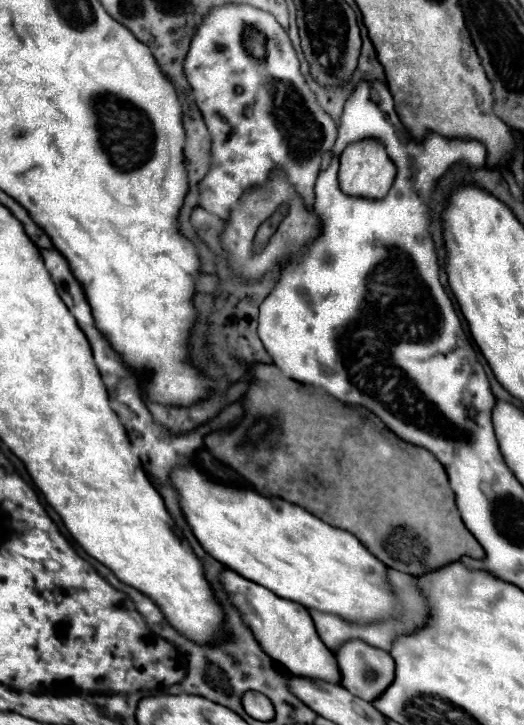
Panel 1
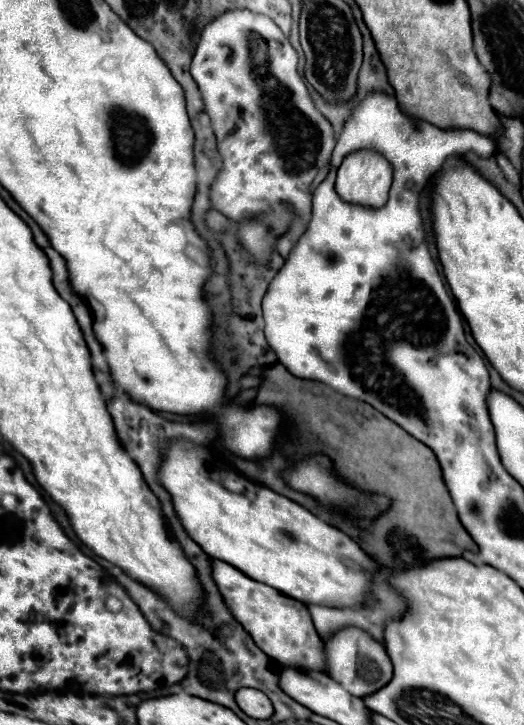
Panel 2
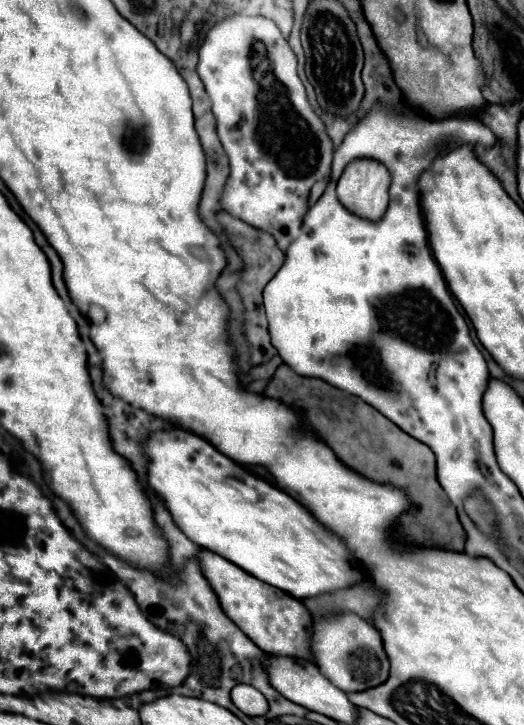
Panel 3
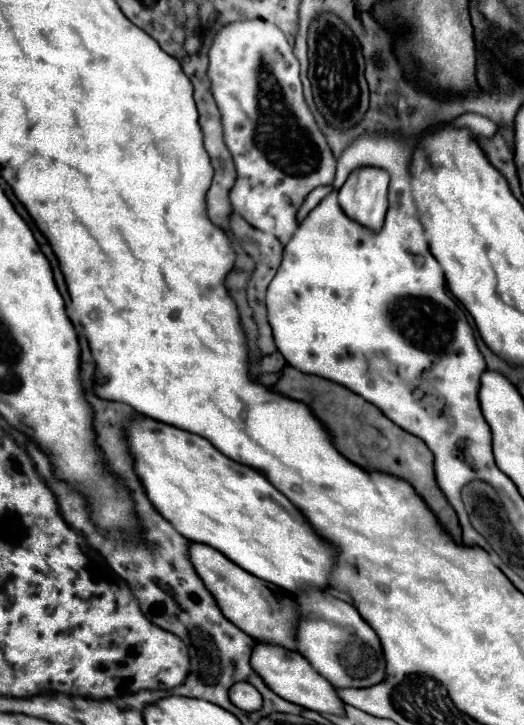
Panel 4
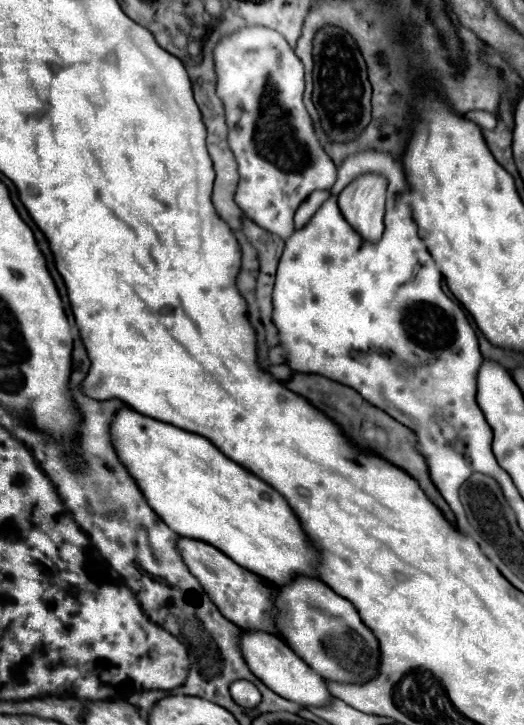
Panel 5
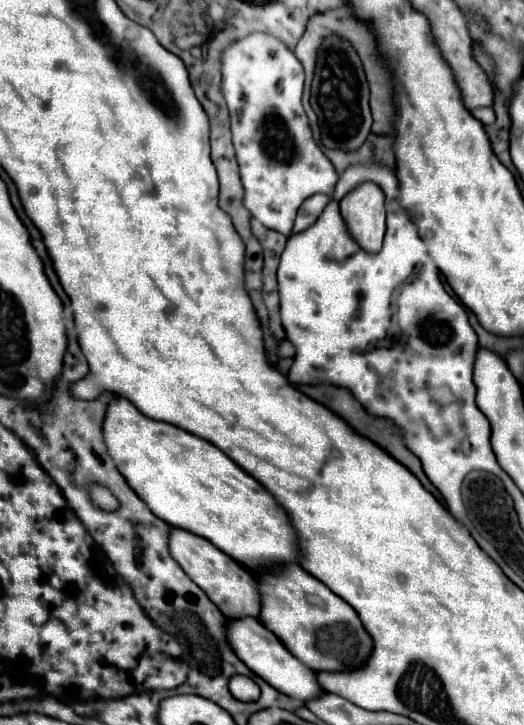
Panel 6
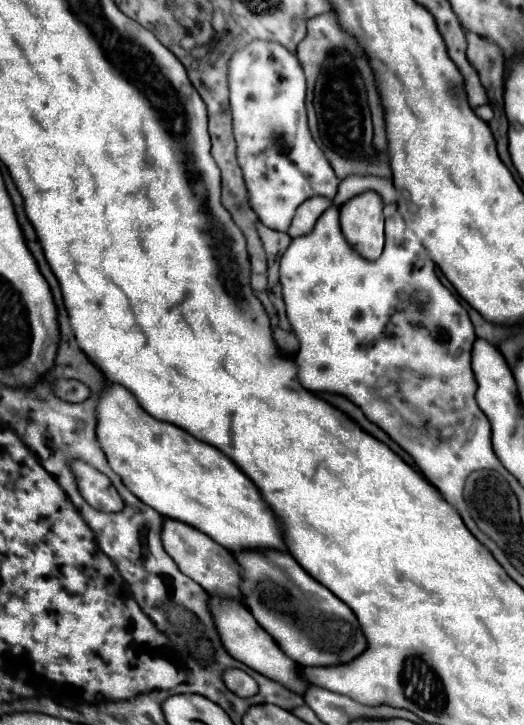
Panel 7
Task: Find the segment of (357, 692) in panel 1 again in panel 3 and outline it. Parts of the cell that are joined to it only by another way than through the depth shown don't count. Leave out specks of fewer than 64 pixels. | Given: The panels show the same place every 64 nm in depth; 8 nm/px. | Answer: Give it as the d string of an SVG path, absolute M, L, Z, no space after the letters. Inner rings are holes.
M340 614L336 618L314 620L312 652L316 652L316 666L320 672L344 692L366 692L388 680L390 664L382 646L380 634L354 614Z

